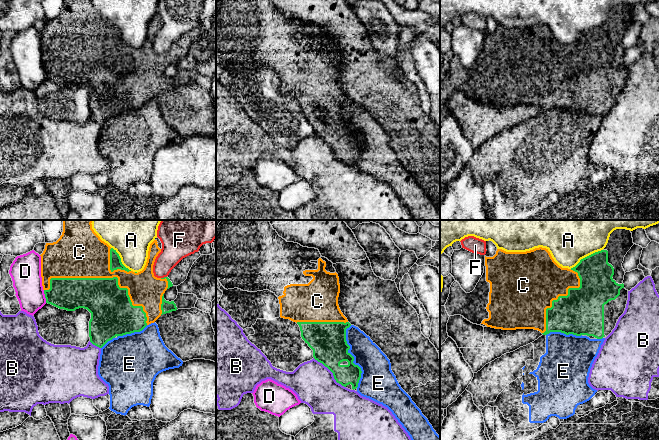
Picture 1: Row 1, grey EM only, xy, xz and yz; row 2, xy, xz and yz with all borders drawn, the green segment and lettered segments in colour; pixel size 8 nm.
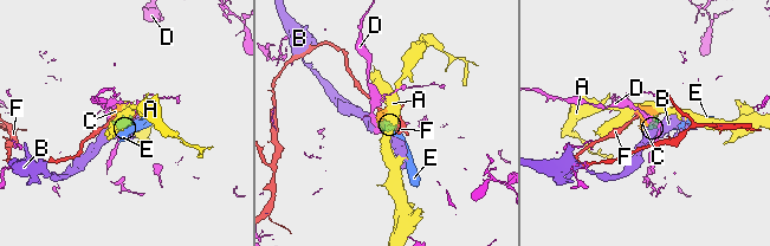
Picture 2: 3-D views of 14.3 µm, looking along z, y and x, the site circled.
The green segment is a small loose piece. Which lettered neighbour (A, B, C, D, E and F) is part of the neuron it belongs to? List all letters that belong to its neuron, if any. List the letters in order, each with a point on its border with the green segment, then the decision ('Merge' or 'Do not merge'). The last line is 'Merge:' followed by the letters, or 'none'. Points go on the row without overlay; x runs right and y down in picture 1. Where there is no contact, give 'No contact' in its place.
A: Touches green at yz (587, 32). Do not merge
B: Touches green at xz (331, 147). Do not merge
C: Touches green at xy (106, 54). Merge
D: Touches green at xy (45, 72). Do not merge
E: Touches green at xz (353, 133). Do not merge
F: Touches green at xy (164, 53). Do not merge
Merge: C

